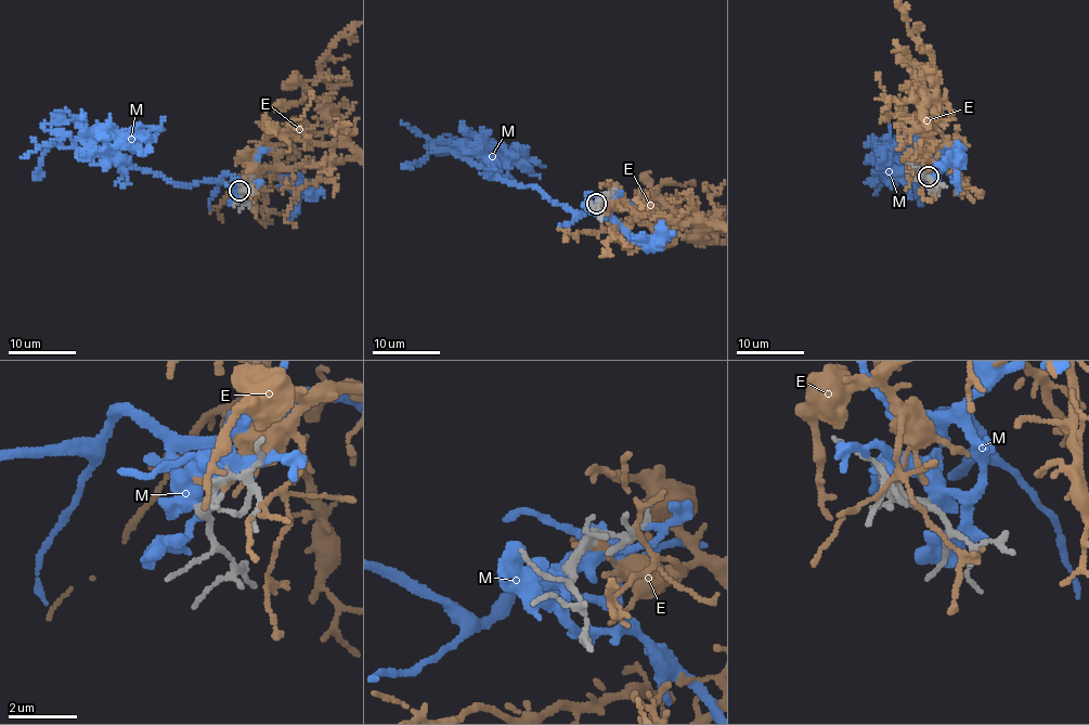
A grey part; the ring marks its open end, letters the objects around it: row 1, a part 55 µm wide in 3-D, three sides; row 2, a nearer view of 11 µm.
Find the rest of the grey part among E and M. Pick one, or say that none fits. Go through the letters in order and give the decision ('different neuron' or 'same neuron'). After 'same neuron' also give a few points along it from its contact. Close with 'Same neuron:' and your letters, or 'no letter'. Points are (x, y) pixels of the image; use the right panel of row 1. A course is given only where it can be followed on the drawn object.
E: different neuron
M: different neuron
Same neuron: no letter

